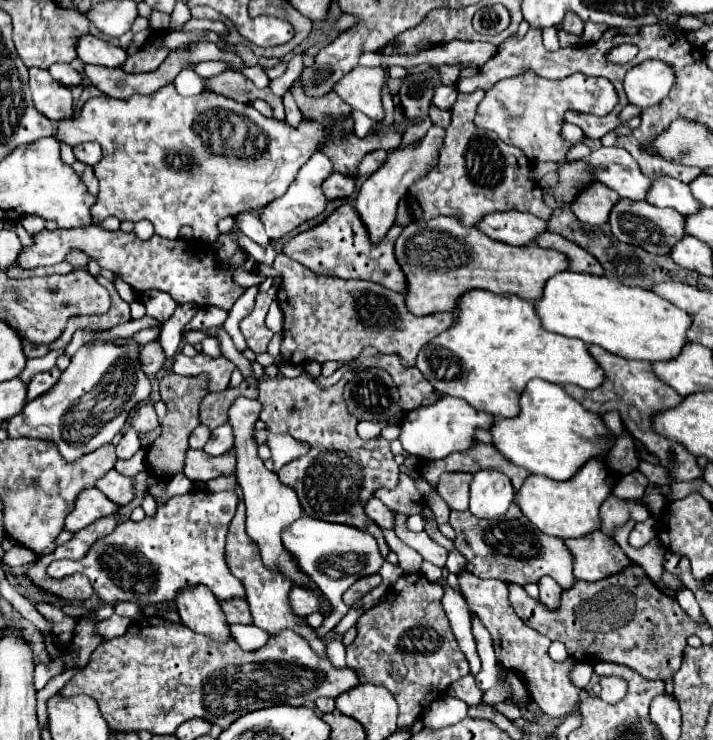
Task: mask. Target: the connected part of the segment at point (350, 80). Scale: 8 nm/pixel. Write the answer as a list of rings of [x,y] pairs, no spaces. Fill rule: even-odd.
[[[356,66],[340,82],[336,82],[334,92],[354,110],[364,112],[372,120],[380,120],[384,116],[380,100],[382,84],[384,84],[384,68]]]

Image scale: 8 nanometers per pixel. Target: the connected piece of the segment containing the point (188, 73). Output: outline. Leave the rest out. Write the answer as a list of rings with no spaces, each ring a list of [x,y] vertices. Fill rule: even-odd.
[[[186,68],[182,70],[176,78],[174,78],[174,86],[182,96],[192,96],[192,94],[200,94],[204,92],[204,80],[192,70]]]

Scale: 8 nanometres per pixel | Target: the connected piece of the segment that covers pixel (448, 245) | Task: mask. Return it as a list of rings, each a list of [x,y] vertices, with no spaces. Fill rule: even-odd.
[[[438,216],[428,222],[412,222],[404,226],[394,250],[398,264],[406,274],[406,306],[416,316],[452,312],[456,300],[472,288],[538,300],[544,280],[568,268],[566,256],[558,250],[540,248],[536,244],[510,246],[488,238],[476,228],[466,228],[450,216]]]

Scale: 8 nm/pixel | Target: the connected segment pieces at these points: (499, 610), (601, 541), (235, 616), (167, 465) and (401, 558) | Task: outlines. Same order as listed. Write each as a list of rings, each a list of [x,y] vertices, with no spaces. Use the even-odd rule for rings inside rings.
[[[464,570],[460,574],[460,588],[462,588],[462,594],[466,598],[468,610],[490,632],[498,664],[502,664],[506,670],[523,674],[532,700],[538,704],[538,708],[544,714],[556,716],[556,718],[566,718],[566,716],[574,714],[574,710],[580,702],[580,692],[582,692],[582,688],[578,688],[570,678],[570,674],[576,666],[576,660],[568,658],[566,662],[554,662],[548,656],[550,638],[544,638],[536,630],[528,628],[524,622],[520,622],[520,616],[514,614],[512,604],[508,602],[508,584],[502,580],[496,580],[496,578],[482,580],[482,578],[476,578],[474,574],[468,574]]]
[[[598,530],[586,534],[584,538],[566,538],[564,544],[568,550],[572,550],[574,574],[580,580],[602,580],[628,566],[628,556],[624,556],[620,546]]]
[[[232,598],[228,602],[220,602],[222,612],[226,614],[226,620],[230,624],[252,624],[252,616],[248,610],[248,604],[244,602],[244,598]]]
[[[166,374],[160,380],[160,396],[168,406],[168,414],[162,420],[162,434],[146,450],[146,464],[148,464],[148,472],[152,476],[172,478],[174,474],[182,472],[184,458],[186,458],[186,452],[188,452],[188,436],[200,424],[198,406],[200,406],[202,398],[206,394],[208,394],[208,386],[204,386],[204,374],[200,374],[196,378]]]
[[[384,530],[384,538],[386,538],[390,550],[398,554],[398,564],[402,566],[402,570],[404,570],[404,572],[416,572],[416,562],[424,562],[424,560],[416,554],[416,550],[412,550],[410,546],[406,546],[406,544],[396,536],[394,530]]]

